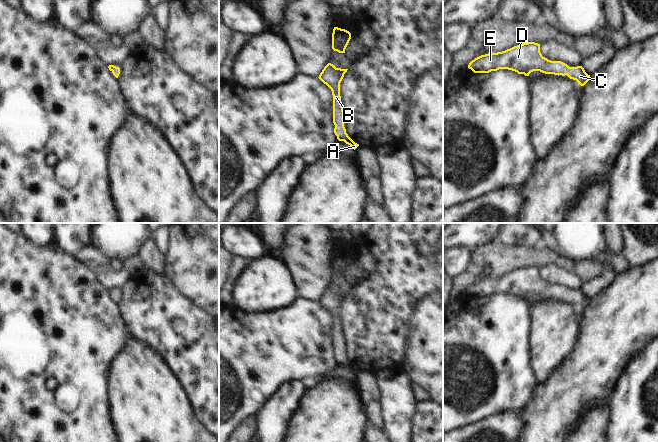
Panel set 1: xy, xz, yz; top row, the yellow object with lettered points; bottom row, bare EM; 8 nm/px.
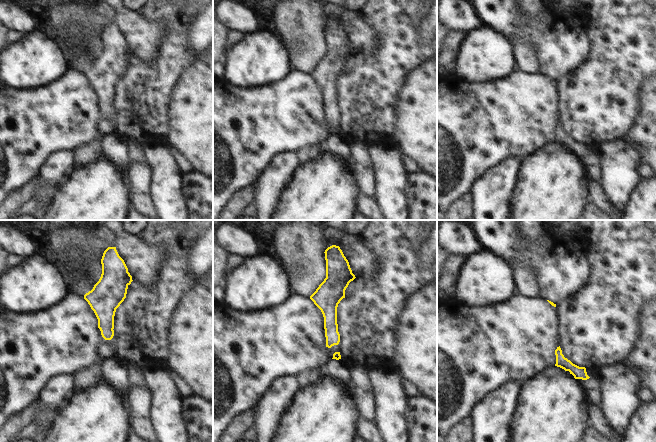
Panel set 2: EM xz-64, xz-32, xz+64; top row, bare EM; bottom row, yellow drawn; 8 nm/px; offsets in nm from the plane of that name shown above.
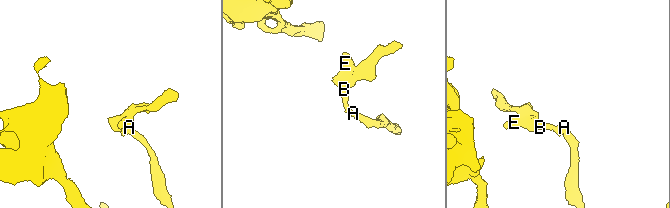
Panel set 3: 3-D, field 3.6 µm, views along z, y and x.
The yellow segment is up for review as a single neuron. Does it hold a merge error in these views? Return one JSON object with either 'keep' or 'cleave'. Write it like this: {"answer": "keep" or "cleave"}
{"answer": "keep"}

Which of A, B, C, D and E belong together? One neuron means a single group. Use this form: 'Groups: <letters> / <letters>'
Groups: A B C D E

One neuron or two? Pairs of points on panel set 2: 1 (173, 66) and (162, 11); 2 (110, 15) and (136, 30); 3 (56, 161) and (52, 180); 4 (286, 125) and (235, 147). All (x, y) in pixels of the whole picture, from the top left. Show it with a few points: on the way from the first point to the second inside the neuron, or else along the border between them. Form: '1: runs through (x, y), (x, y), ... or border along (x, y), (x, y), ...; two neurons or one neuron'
1: runs through (173, 52), (173, 25); one neuron
2: border along (114, 10), (117, 14), (116, 22); two neurons
3: runs through (56, 166), (52, 175); one neuron
4: runs through (273, 125), (266, 125), (248, 134); one neuron

